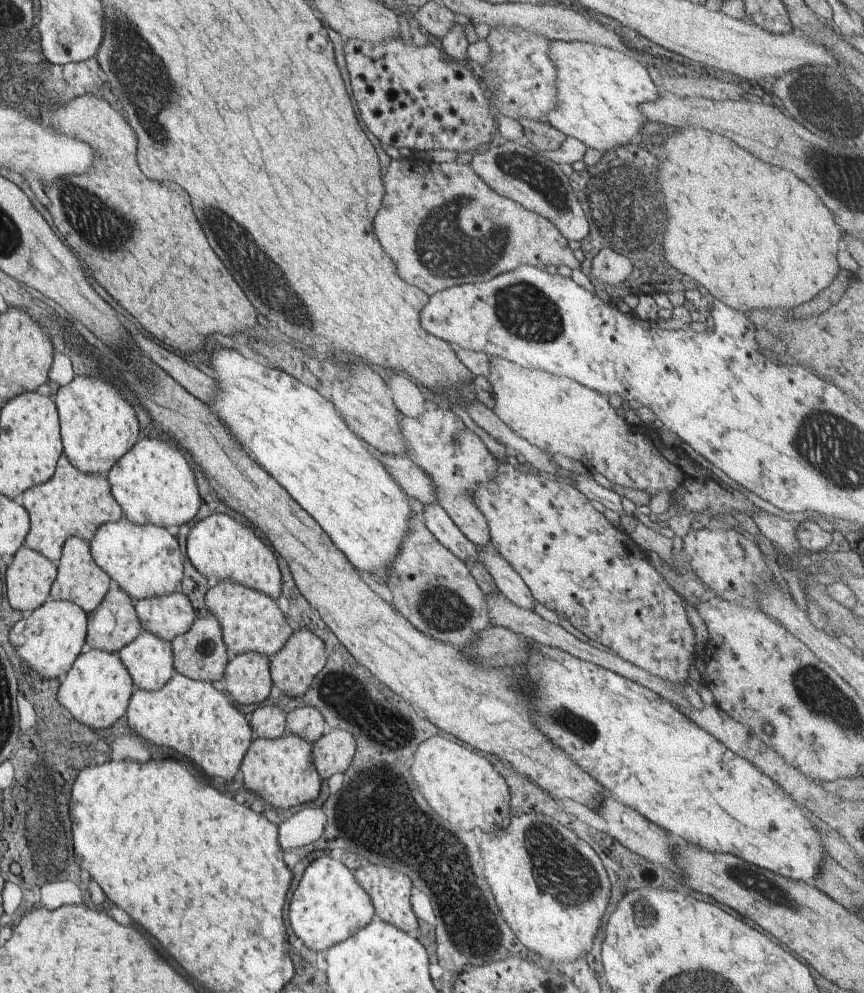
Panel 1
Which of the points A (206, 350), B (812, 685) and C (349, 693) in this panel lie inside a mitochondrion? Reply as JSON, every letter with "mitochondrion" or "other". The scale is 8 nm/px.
{"A":"other","B":"mitochondrion","C":"mitochondrion"}

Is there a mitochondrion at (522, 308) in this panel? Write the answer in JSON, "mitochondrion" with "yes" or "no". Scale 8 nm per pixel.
{"mitochondrion":"yes"}

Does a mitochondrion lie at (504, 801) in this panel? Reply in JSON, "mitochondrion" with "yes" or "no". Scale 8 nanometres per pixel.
{"mitochondrion":"no"}

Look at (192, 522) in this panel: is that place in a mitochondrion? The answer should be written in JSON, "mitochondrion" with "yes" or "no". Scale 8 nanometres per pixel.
{"mitochondrion":"no"}

